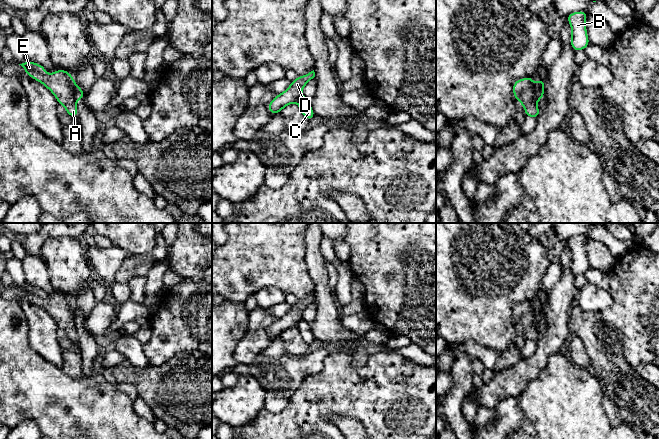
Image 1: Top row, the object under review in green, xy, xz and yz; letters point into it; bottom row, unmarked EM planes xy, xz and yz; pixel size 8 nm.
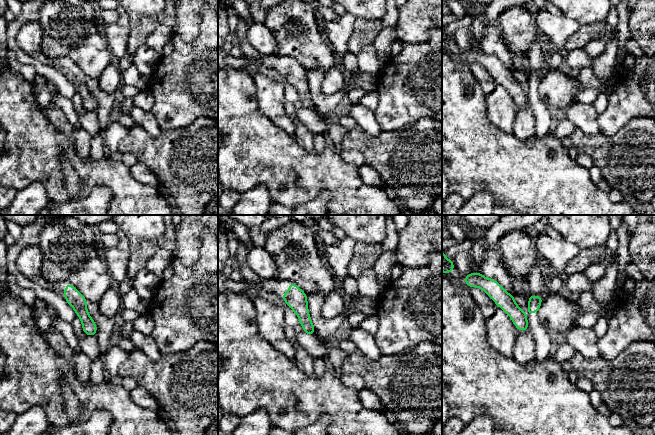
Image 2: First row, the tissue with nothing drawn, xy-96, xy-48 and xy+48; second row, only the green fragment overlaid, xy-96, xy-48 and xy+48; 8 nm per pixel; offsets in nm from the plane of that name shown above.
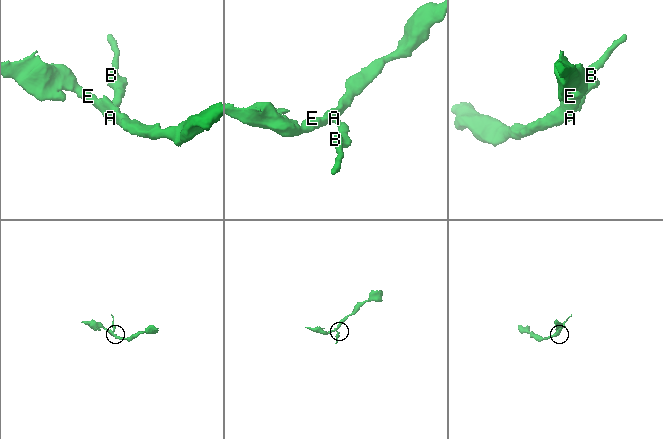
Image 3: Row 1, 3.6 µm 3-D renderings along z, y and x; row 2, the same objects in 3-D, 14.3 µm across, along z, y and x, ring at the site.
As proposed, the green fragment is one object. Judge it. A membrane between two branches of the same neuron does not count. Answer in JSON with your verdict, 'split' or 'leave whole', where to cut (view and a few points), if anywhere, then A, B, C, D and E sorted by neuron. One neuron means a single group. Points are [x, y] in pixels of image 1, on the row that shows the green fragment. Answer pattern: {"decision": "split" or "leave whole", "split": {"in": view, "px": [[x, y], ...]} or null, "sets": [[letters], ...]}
{"decision": "split", "split": {"in": "yz", "px": [[534, 84], [534, 97], [537, 100]]}, "sets": [["A", "D", "E"], ["B", "C"]]}

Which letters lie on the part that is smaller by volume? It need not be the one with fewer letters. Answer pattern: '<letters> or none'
B, C

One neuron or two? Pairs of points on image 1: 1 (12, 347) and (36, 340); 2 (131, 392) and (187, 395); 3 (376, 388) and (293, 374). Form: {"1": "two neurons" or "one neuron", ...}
{"1": "two neurons", "2": "two neurons", "3": "two neurons"}

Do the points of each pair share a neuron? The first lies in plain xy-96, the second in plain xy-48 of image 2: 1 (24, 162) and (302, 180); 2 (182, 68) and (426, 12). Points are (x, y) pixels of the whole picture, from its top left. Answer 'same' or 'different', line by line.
1: same
2: different

